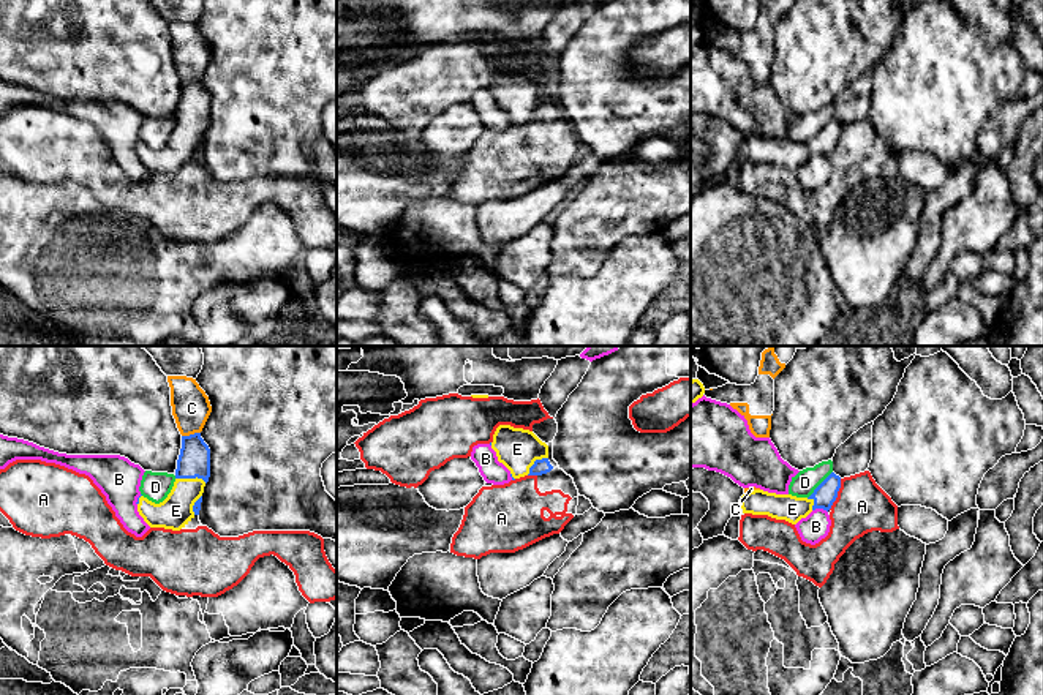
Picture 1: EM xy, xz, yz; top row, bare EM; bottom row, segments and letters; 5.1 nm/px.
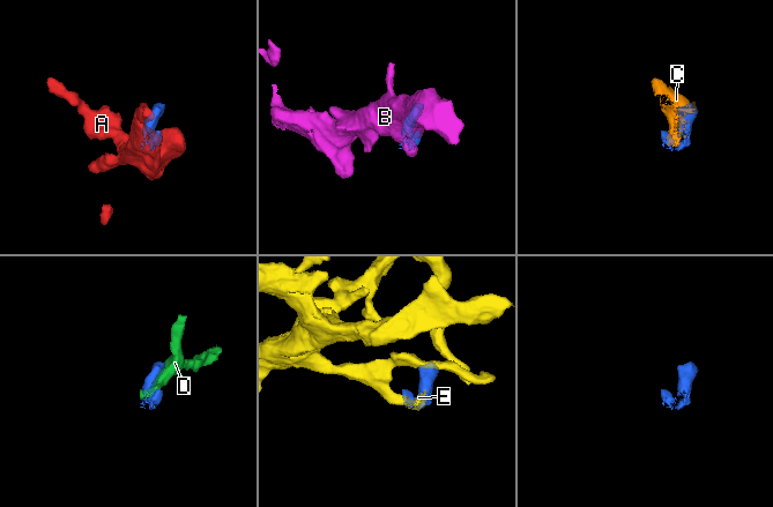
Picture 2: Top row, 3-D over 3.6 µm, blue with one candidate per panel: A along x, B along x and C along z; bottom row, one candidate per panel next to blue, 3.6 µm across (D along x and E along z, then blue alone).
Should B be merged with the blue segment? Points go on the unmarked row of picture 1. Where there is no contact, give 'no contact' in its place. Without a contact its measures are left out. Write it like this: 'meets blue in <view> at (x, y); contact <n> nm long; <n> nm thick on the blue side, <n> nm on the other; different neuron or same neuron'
meets blue in yz at (820, 154); contact 80 nm long; 120 nm thick on the blue side, 140 nm on the other; different neuron

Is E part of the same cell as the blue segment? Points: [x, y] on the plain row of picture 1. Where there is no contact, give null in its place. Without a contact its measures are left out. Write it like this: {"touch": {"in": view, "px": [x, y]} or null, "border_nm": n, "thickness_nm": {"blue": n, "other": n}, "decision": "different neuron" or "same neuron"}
{"touch": {"in": "xy", "px": [192, 123]}, "border_nm": 160, "thickness_nm": {"blue": 160, "other": 170}, "decision": "same neuron"}

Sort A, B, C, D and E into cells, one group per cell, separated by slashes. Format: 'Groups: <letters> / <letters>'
Groups: A / B D / C / E

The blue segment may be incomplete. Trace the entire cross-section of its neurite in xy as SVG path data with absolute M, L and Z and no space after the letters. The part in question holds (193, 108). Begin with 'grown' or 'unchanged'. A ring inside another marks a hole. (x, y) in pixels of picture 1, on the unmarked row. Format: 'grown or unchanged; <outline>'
grown; M201 79L182 82L175 128L168 144L155 150L137 144L137 158L150 174L180 177L199 161L204 133L210 123L210 95Z

